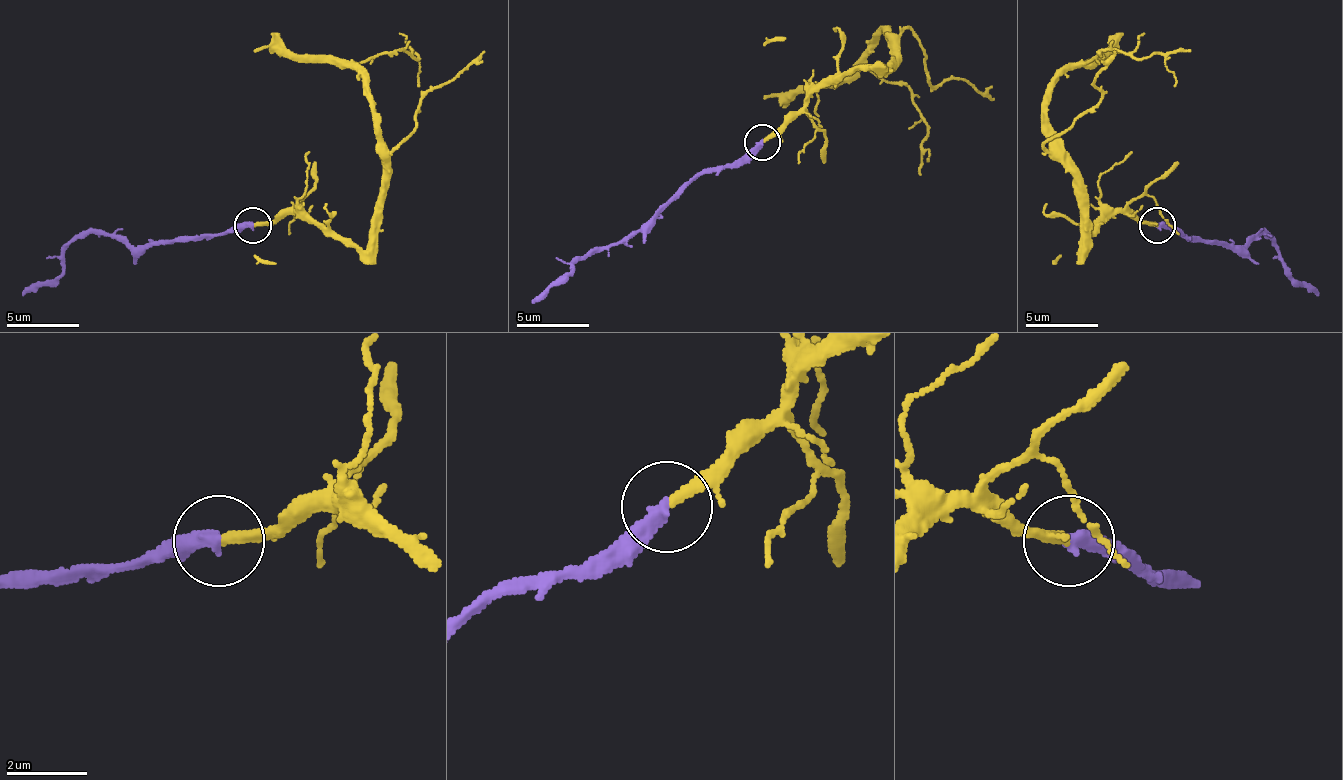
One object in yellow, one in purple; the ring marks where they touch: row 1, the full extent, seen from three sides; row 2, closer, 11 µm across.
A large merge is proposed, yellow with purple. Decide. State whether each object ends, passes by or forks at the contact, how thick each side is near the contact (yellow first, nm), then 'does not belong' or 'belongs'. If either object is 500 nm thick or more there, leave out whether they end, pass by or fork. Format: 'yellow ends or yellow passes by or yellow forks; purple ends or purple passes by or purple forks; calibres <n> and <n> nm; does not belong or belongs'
yellow ends; purple ends; calibres 280 and 420 nm; belongs

